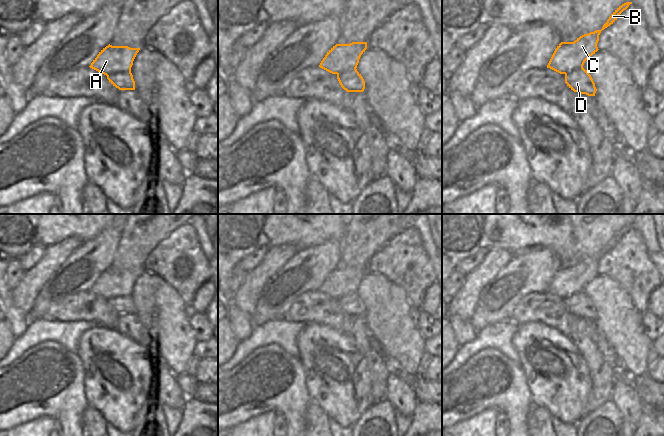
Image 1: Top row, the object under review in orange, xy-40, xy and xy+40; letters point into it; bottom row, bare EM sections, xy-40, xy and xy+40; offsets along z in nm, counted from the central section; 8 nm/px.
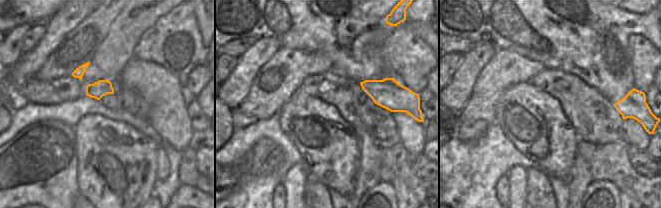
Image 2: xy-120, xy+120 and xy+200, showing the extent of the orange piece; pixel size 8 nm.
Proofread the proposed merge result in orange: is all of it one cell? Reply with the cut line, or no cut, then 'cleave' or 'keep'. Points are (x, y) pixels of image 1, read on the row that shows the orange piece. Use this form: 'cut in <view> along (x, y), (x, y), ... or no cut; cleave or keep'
cut in xy-40 along (130, 71), (118, 71), (107, 76); cleave

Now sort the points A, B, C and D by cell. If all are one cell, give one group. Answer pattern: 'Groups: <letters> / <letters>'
Groups: A B C / D

